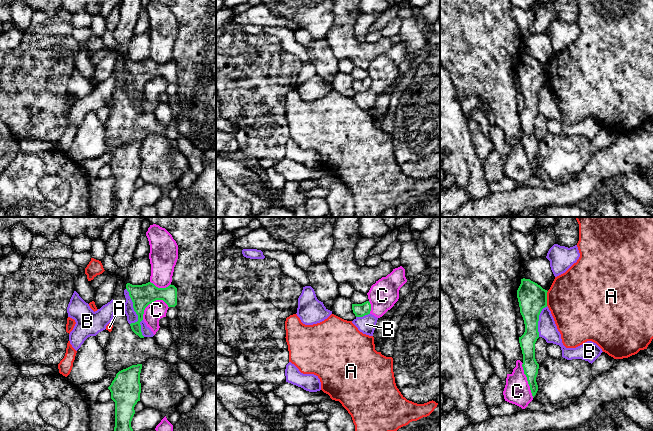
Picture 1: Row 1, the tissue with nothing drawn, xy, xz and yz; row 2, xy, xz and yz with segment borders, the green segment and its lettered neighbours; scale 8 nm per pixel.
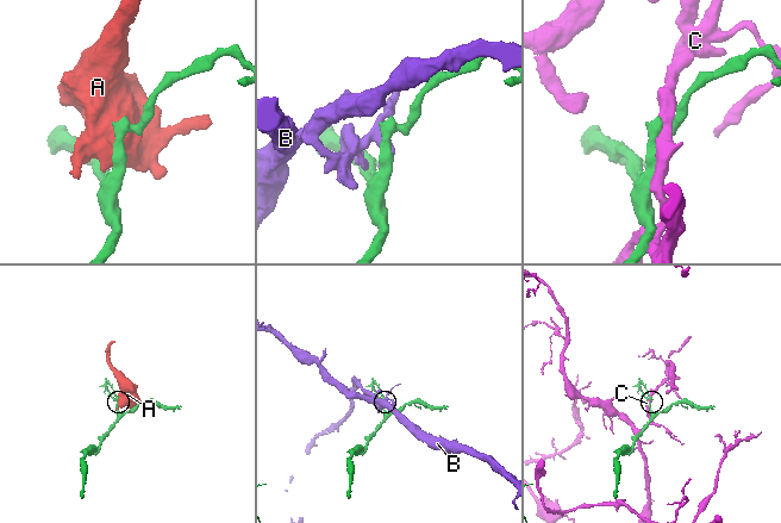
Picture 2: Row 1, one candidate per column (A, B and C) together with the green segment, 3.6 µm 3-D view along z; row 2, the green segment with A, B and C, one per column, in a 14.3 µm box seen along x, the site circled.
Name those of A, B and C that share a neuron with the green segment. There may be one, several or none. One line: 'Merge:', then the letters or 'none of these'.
Merge: none of these

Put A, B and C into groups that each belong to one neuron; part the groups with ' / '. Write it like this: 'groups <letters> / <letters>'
groups A / B / C

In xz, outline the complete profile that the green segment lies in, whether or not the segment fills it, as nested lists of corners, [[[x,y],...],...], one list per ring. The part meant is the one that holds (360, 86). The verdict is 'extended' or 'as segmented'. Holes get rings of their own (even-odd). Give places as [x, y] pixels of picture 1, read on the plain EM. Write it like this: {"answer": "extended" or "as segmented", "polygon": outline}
{"answer": "as segmented", "polygon": [[[369,77],[362,80],[352,80],[352,86],[356,93],[363,93],[370,90],[371,80]]]}

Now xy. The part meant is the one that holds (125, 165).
{"answer": "as segmented", "polygon": [[[142,140],[119,147],[108,165],[115,178],[115,203],[111,217],[141,217],[141,210],[131,203],[134,183],[140,177]]]}

